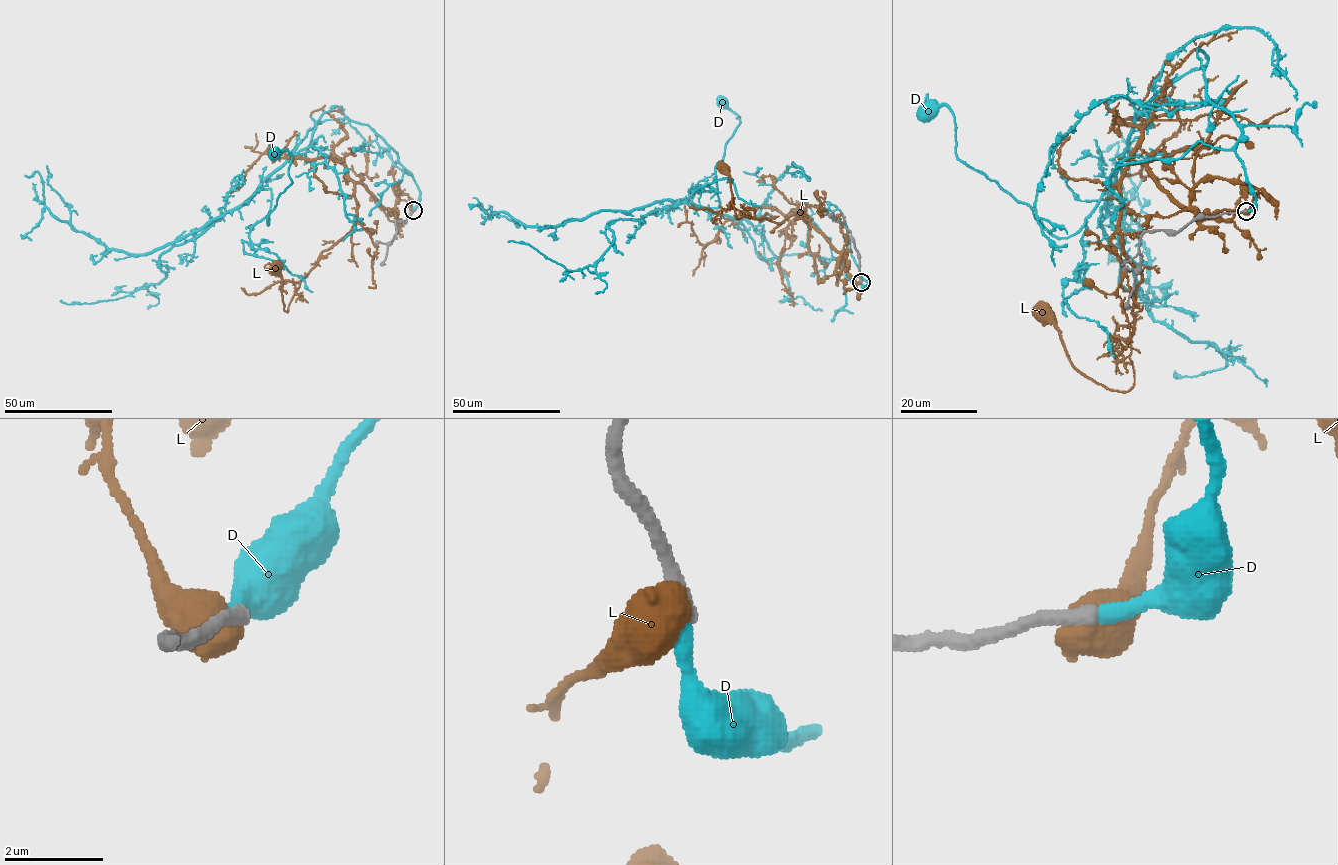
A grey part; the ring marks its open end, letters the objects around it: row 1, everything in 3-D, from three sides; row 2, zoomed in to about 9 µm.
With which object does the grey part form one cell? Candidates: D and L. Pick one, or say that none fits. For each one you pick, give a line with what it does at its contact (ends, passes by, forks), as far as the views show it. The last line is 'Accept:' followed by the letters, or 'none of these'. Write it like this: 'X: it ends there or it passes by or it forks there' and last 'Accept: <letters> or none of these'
D: it ends there
Accept: D

